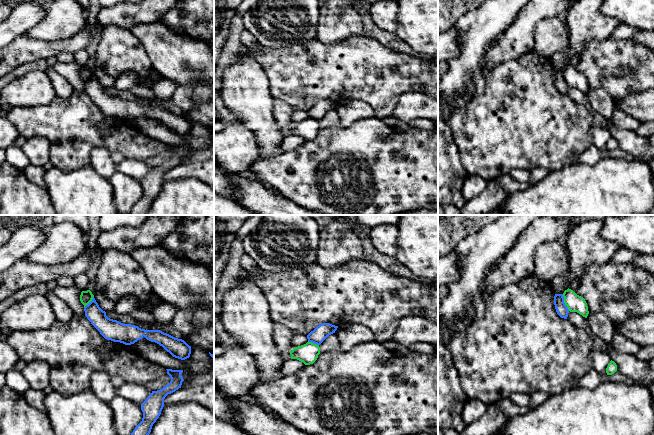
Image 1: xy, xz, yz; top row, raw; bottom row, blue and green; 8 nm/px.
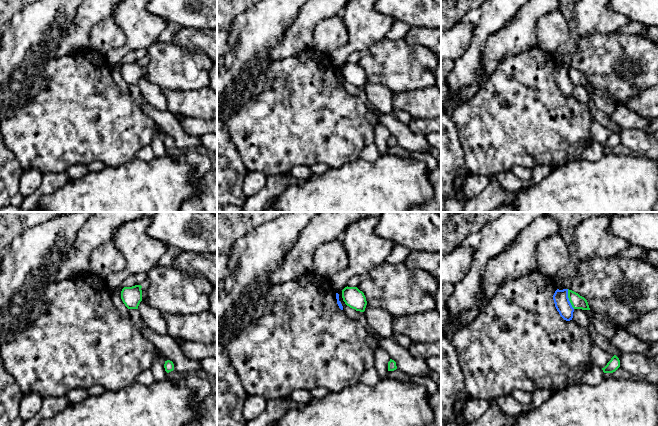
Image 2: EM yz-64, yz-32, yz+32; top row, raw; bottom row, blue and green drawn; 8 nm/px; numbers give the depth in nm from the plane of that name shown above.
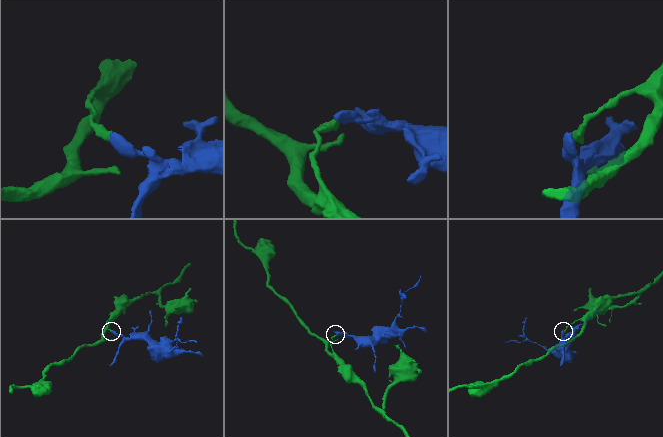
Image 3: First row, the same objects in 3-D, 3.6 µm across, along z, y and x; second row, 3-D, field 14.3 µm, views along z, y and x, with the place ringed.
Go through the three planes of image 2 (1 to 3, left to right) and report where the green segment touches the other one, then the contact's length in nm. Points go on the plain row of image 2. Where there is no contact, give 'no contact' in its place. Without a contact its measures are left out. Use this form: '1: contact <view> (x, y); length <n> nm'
1: no contact
2: no contact
3: contact yz+32 (568, 75); length 170 nm

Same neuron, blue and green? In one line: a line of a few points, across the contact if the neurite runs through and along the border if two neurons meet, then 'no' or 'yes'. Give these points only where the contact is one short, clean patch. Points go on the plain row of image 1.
line yz (562, 70), (564, 80), (569, 86); no

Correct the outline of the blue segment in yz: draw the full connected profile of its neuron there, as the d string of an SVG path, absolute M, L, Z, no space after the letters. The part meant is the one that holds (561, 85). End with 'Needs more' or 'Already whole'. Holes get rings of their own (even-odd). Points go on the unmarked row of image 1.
M555 70L554 72L554 81L557 90L564 95L567 95L569 86L567 82L564 79L564 73L563 70Z. Already whole

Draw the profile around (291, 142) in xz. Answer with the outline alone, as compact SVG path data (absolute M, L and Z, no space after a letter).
M289 135L284 137L282 146L284 150L294 150L304 143L304 139L297 135Z

